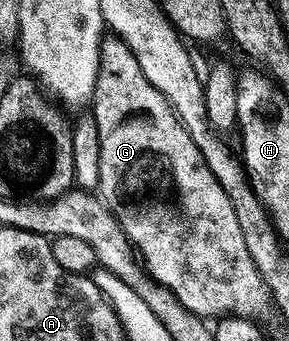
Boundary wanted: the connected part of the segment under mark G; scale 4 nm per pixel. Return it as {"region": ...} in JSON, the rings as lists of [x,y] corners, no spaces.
{"region":[[[114,36],[104,37],[103,43],[99,45],[99,75],[95,81],[94,106],[93,117],[97,124],[97,136],[101,144],[101,180],[97,193],[111,209],[111,215],[123,229],[128,241],[134,246],[143,269],[151,275],[152,280],[164,286],[181,305],[189,308],[189,312],[193,312],[198,318],[204,320],[212,320],[211,318],[219,320],[224,316],[260,320],[259,318],[269,317],[271,312],[273,314],[270,288],[262,279],[261,272],[258,271],[257,265],[249,254],[244,233],[241,232],[241,227],[237,224],[233,201],[226,194],[225,188],[218,182],[217,176],[213,176],[213,172],[209,170],[209,164],[201,156],[197,144],[193,144],[193,136],[189,136],[189,132],[181,124],[181,120],[175,115],[173,108],[165,100],[165,96],[161,96],[161,92],[157,92],[157,88],[153,88],[153,84],[149,84],[149,80],[145,80],[145,72],[141,72],[141,68],[137,64],[137,56],[133,56],[129,47],[121,39]]]}

